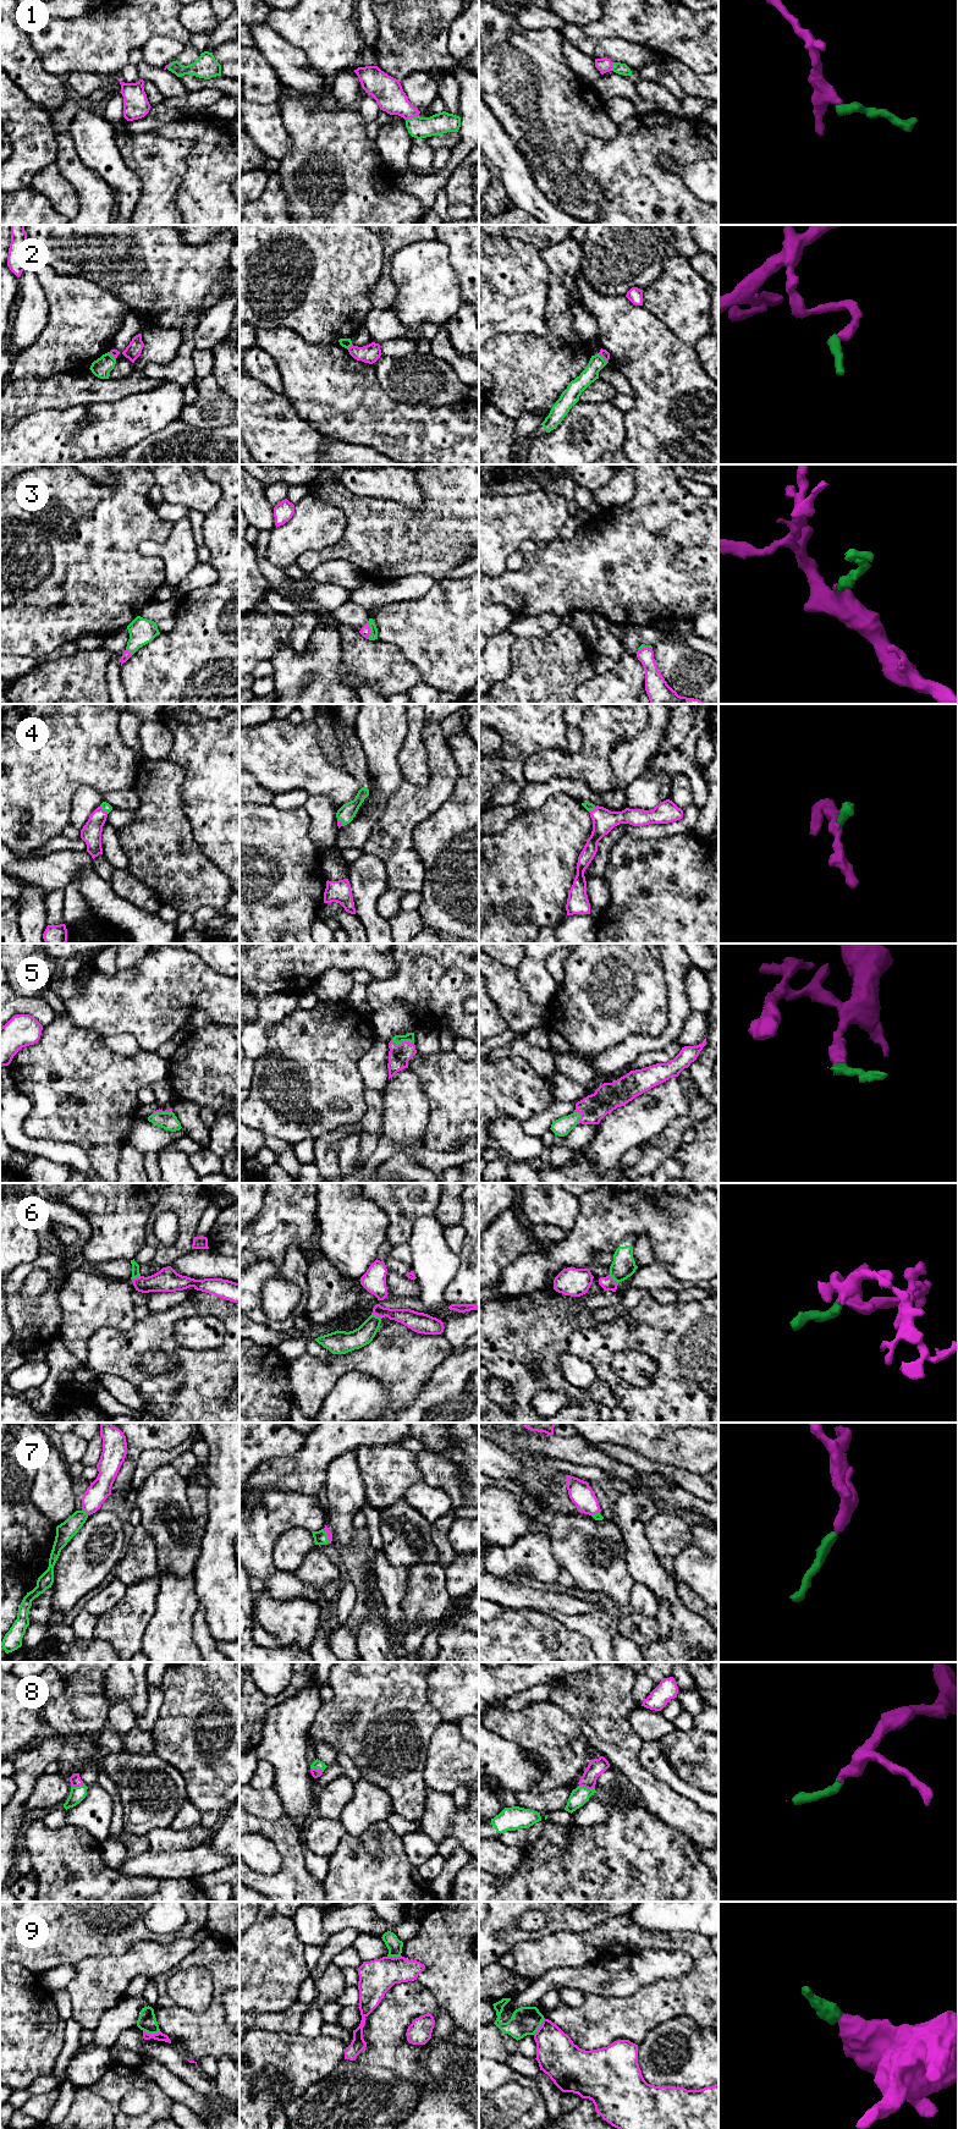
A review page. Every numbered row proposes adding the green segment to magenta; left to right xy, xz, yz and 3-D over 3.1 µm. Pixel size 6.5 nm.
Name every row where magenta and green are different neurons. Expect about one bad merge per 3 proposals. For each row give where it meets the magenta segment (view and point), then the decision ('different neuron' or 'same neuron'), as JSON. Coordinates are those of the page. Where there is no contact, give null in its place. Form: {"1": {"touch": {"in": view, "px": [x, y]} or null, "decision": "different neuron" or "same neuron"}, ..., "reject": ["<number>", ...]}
{"1": {"touch": {"in": "xz", "px": [412, 116]}, "decision": "different neuron"}, "2": {"touch": {"in": "yz", "px": [603, 357]}, "decision": "different neuron"}, "3": {"touch": {"in": "xz", "px": [369, 631]}, "decision": "same neuron"}, "4": {"touch": {"in": "xy", "px": [103, 810]}, "decision": "same neuron"}, "5": {"touch": {"in": "xz", "px": [402, 1043]}, "decision": "same neuron"}, "6": {"touch": {"in": "xz", "px": [376, 1315]}, "decision": "same neuron"}, "7": {"touch": {"in": "xy", "px": [86, 1512]}, "decision": "same neuron"}, "8": {"touch": {"in": "yz", "px": [587, 1787]}, "decision": "same neuron"}, "9": {"touch": {"in": "xy", "px": [152, 2034]}, "decision": "different neuron"}, "reject": ["1", "2", "9"]}

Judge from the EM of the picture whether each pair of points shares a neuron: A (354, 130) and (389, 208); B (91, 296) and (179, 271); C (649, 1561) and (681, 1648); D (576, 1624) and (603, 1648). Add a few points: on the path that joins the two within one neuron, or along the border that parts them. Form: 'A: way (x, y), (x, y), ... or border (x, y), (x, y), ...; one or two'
A: way (354, 149), (354, 176), (369, 191); one
B: border (84, 276), (119, 297), (130, 311); two
C: way (660, 1583), (667, 1590), (681, 1613), (681, 1626); one
D: way (583, 1624), (600, 1640); one

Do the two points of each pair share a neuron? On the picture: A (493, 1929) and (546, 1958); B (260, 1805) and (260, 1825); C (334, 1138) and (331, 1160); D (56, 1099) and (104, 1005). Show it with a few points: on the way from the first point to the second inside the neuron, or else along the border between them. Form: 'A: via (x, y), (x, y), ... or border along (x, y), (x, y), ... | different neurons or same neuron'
A: border along (548, 1935), (519, 1941), (510, 1951) | different neurons
B: border along (252, 1814), (266, 1820), (277, 1820), (285, 1815) | different neurons
C: via (331, 1143), (331, 1155) | same neuron
D: border along (67, 1013), (77, 1026), (92, 1029), (102, 1037) | different neurons

